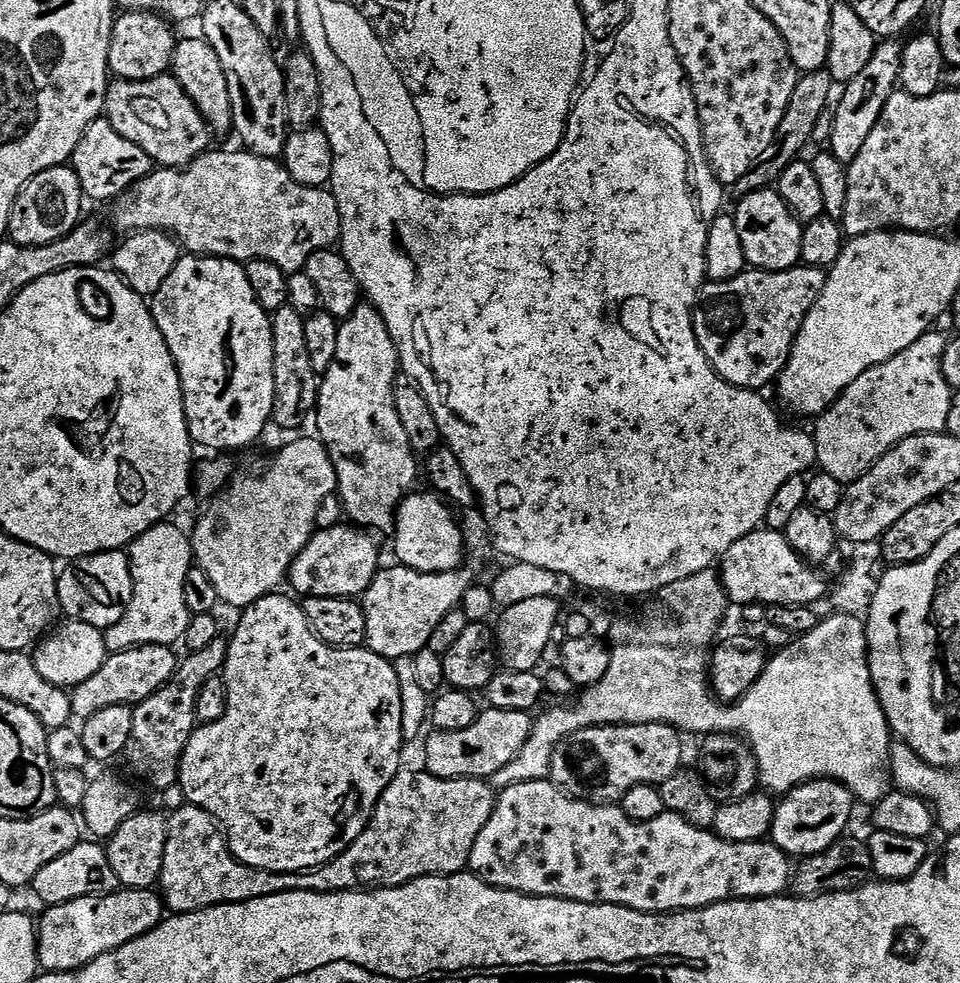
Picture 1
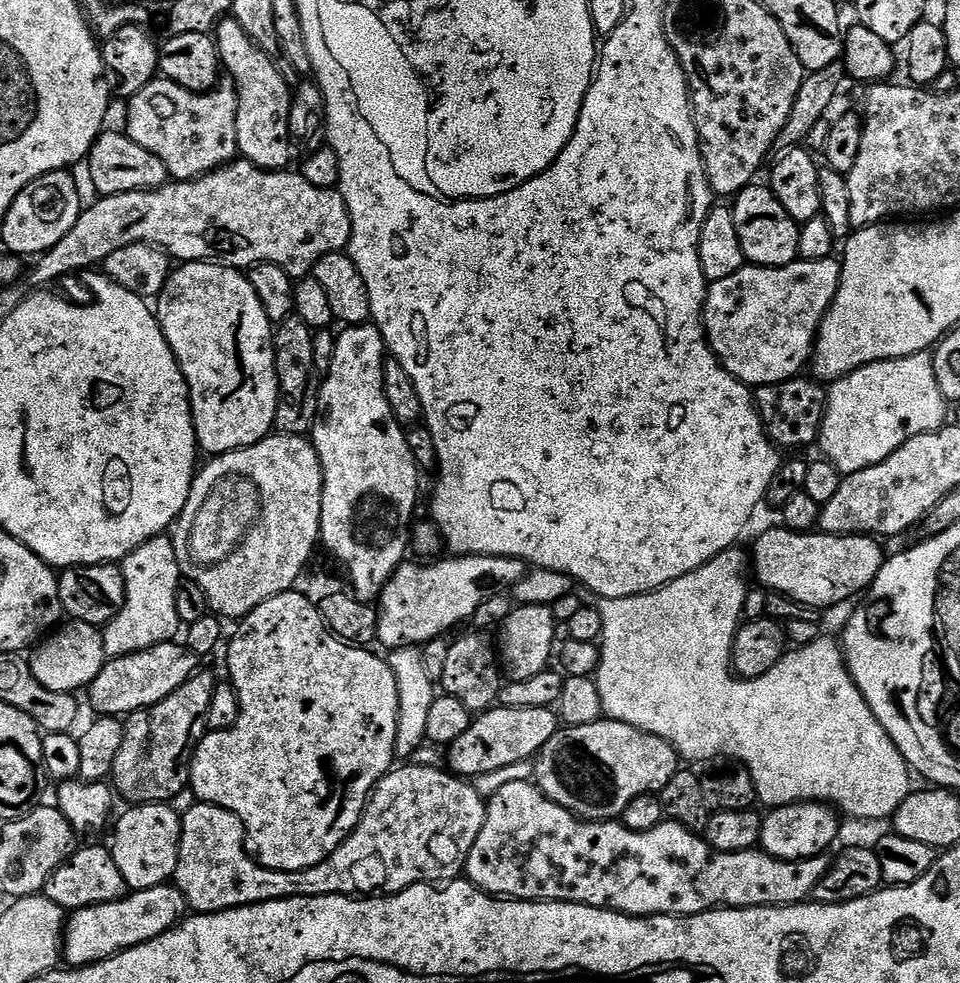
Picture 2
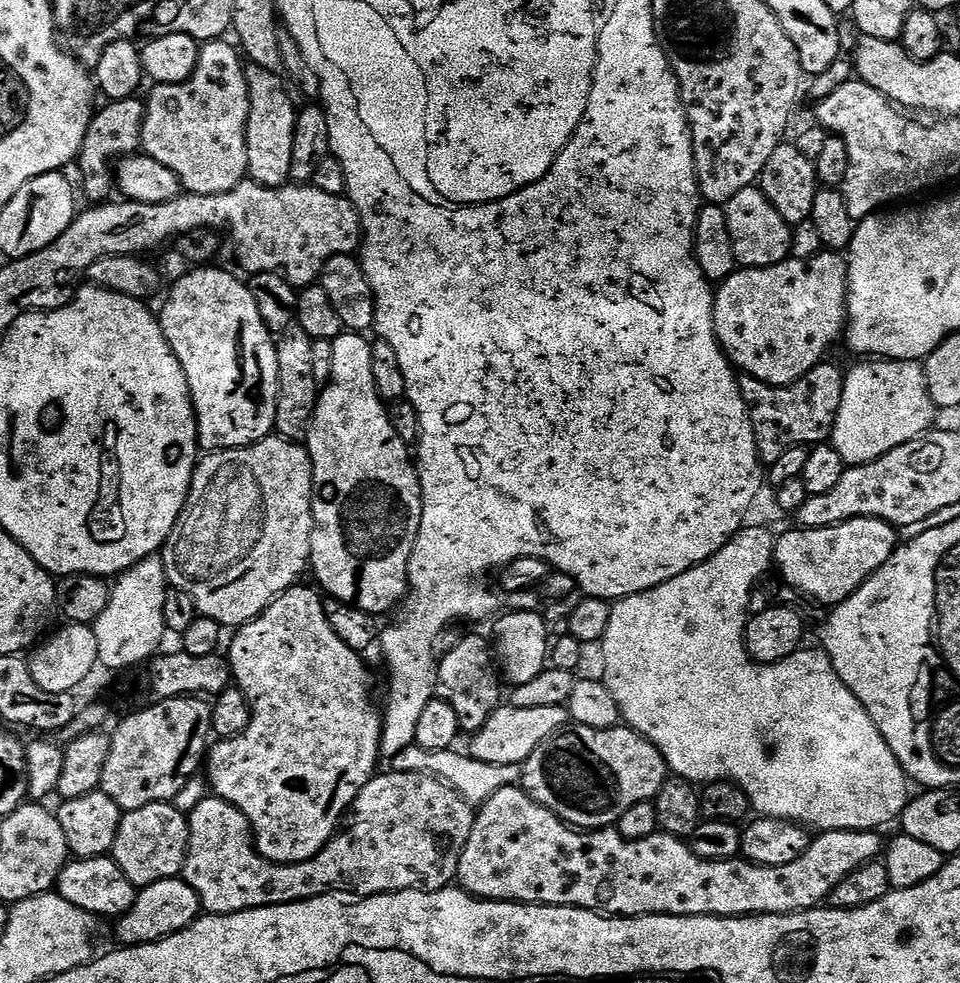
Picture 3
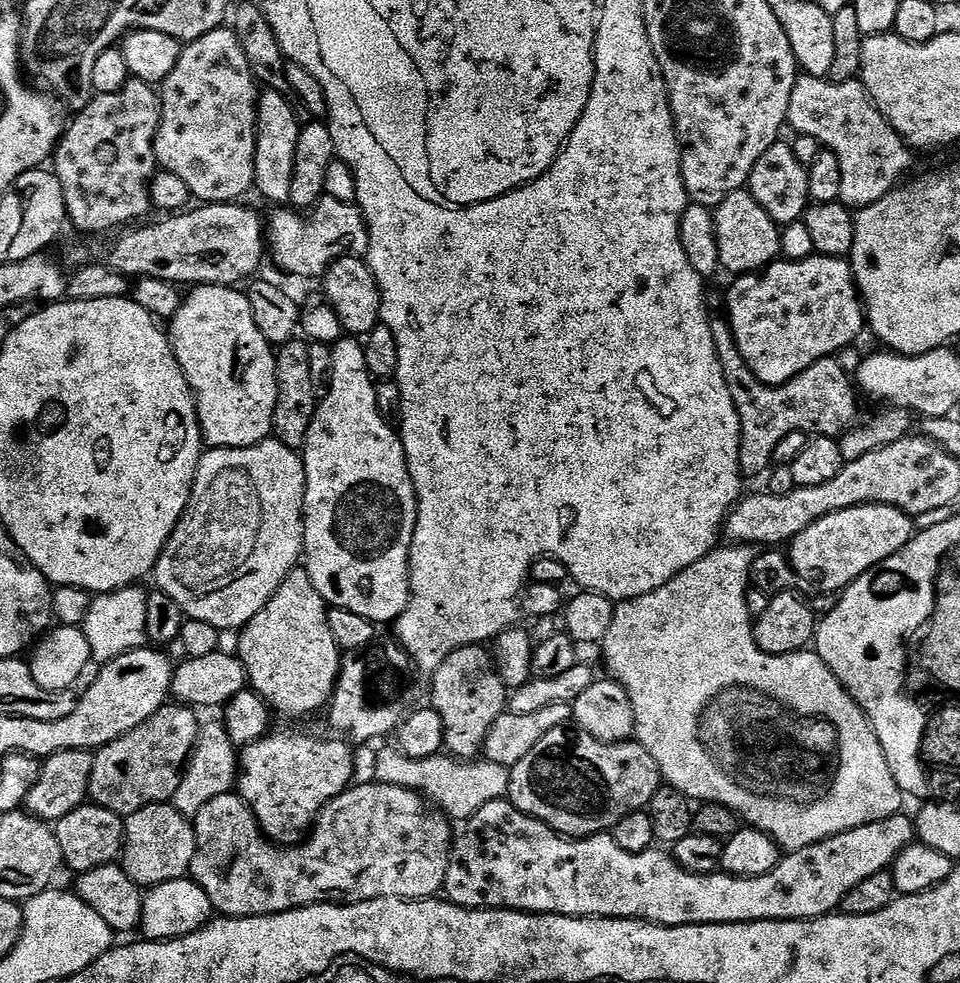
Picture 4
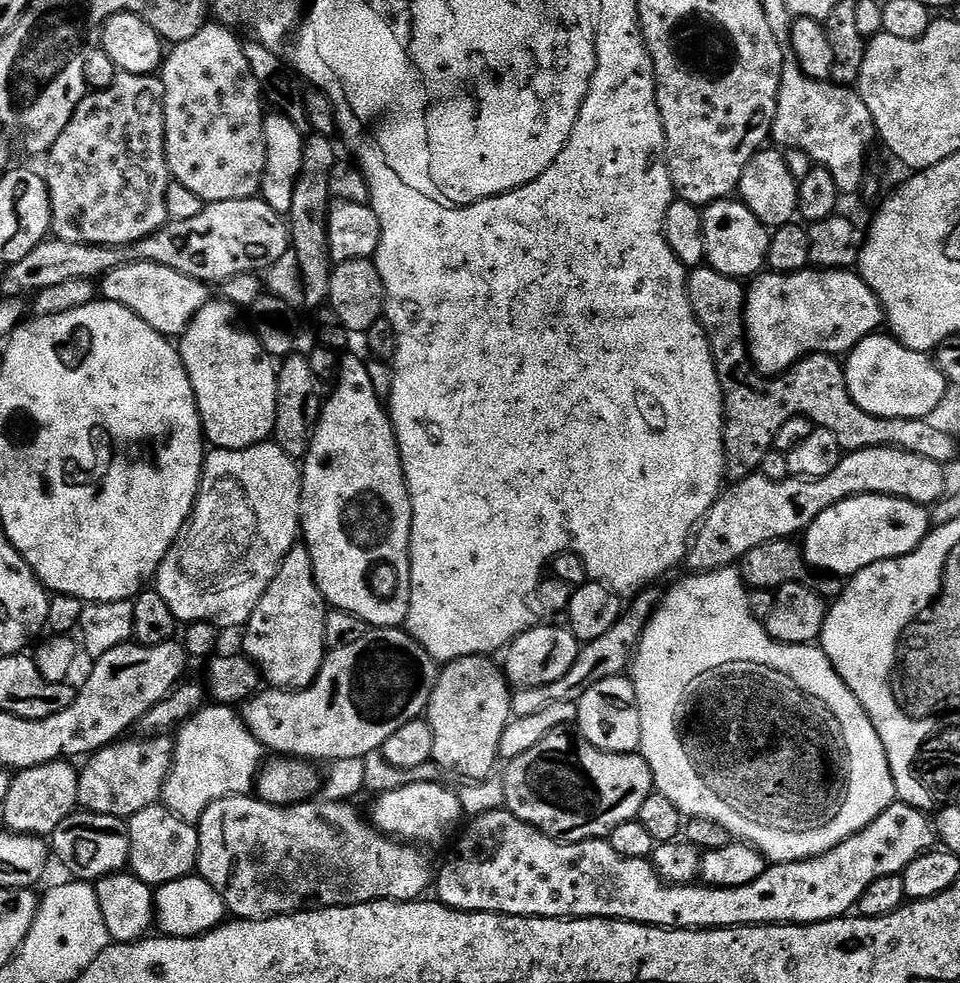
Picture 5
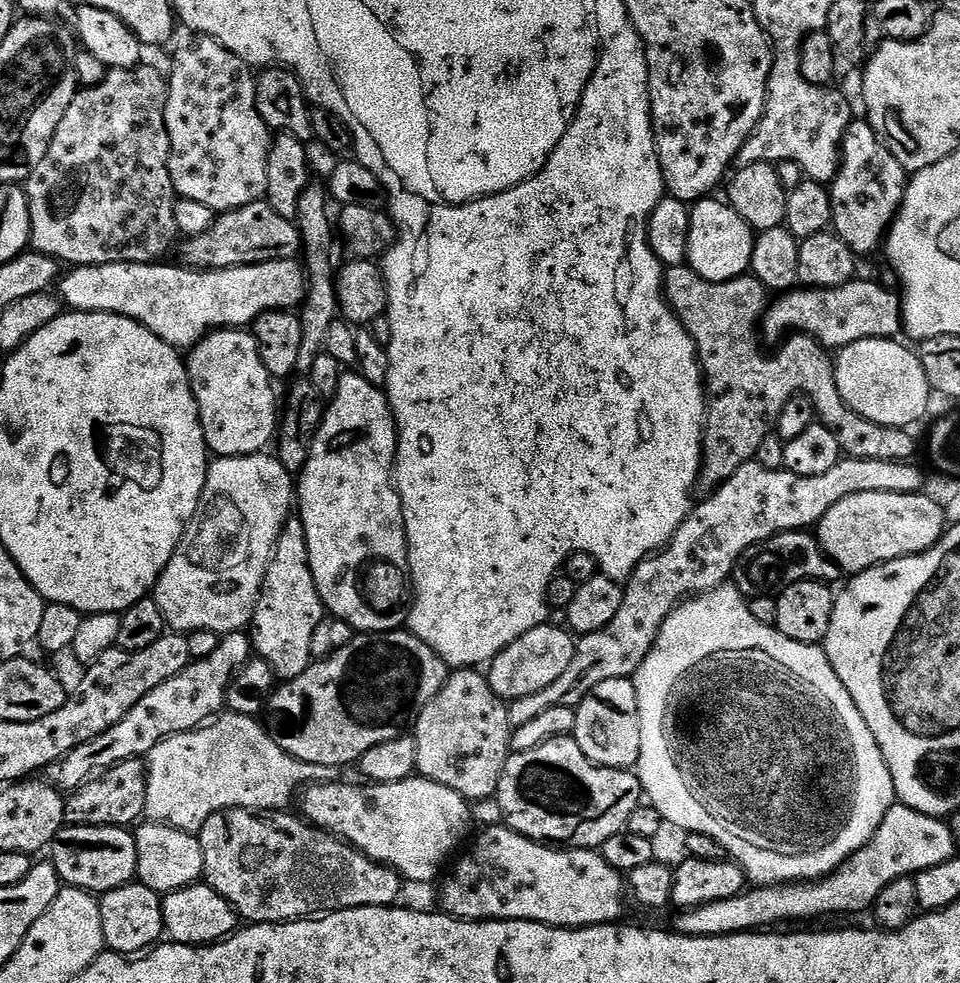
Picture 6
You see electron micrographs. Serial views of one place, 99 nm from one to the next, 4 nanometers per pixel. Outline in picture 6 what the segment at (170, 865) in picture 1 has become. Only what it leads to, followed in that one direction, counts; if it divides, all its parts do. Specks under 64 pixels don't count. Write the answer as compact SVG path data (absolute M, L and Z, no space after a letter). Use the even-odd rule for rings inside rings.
M231 808L211 816L206 822L206 826L202 826L202 830L198 834L202 846L202 862L204 863L203 879L214 890L218 890L218 894L222 894L222 898L226 898L226 902L230 902L230 906L234 906L236 915L241 921L248 924L287 924L290 920L315 918L330 912L341 912L351 908L387 908L397 903L402 877L395 869L370 859L344 839L308 823L299 815L291 816L290 813L291 811L288 810L252 812L248 808Z

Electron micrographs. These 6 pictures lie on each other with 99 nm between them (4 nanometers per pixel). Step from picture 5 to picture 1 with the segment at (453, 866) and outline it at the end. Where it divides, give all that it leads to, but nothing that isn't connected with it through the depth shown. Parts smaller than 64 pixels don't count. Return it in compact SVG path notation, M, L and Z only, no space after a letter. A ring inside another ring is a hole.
M551 779L522 782L503 789L496 797L496 809L490 814L490 822L482 826L482 834L474 842L474 850L468 859L468 868L475 875L495 888L505 888L507 892L521 892L527 896L549 896L559 900L573 900L583 904L617 904L635 912L667 914L670 912L687 912L694 908L708 908L712 904L720 904L723 900L764 900L768 896L783 896L789 891L793 865L790 858L777 844L755 840L754 842L730 842L716 835L715 831L699 828L686 818L673 812L663 812L654 822L634 822L618 806L592 804L588 800L576 800L568 793L553 784Z

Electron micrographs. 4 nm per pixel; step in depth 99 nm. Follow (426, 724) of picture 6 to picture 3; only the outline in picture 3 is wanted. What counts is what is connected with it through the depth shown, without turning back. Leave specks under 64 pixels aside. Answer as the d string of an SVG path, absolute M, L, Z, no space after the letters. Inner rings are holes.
M461 635L448 654L439 657L436 666L436 696L454 710L460 723L460 731L471 734L482 730L496 709L501 707L501 674L493 655L493 645L489 637Z

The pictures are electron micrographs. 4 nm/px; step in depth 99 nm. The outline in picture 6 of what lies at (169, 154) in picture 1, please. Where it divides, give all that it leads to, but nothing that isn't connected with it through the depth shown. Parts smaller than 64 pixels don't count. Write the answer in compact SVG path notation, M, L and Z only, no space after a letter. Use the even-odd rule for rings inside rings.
M196 36L176 52L172 73L167 73L166 130L170 134L170 178L177 197L202 202L214 214L238 210L242 206L263 201L267 197L266 166L274 133L258 114L256 76L238 54L226 50L209 36Z

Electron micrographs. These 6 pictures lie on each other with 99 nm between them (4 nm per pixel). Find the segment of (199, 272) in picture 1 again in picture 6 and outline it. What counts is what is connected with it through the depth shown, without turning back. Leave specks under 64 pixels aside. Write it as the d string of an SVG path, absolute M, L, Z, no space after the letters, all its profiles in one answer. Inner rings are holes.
M222 328L209 332L187 353L186 363L209 453L216 458L263 453L278 432L278 396L276 400L273 377L262 366L251 331Z

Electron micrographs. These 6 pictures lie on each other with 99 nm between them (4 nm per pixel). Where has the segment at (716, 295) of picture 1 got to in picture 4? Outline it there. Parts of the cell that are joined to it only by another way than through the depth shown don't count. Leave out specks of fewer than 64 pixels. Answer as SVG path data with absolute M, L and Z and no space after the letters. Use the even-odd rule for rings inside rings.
M813 255L805 260L777 259L758 272L737 275L728 288L726 319L732 327L732 337L744 359L744 365L763 384L785 384L814 362L835 357L848 348L866 328L866 313L852 277L852 265L838 256Z

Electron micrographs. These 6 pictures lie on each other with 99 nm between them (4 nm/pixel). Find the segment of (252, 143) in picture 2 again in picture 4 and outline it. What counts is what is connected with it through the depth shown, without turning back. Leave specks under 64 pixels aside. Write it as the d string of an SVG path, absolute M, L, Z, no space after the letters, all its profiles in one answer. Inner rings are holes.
M264 90L259 93L256 101L254 188L257 193L260 191L272 206L284 206L289 203L290 182L294 178L294 152L297 149L302 127L301 121L296 121L297 109L284 100L287 100L285 93Z

